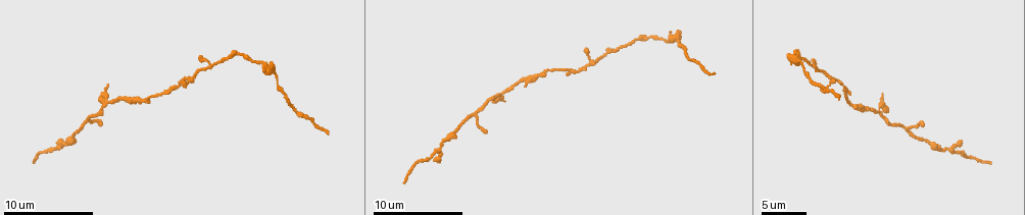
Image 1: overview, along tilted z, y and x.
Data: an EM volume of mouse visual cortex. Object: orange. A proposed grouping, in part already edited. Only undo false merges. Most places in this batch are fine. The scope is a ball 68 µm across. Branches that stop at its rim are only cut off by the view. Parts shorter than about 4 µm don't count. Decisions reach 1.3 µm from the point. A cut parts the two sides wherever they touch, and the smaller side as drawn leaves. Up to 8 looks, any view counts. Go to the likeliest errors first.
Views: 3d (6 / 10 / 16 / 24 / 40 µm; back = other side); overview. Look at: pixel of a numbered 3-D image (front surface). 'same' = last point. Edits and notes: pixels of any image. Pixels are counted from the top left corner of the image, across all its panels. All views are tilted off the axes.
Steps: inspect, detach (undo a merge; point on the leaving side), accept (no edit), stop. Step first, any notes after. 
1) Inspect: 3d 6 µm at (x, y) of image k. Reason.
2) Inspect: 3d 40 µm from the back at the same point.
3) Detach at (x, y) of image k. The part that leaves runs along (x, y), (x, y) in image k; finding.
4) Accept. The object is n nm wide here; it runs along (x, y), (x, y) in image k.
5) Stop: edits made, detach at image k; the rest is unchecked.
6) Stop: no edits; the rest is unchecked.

Inspect: 3d 10 µm at (804, 65) of image 1. Narrows sharply.

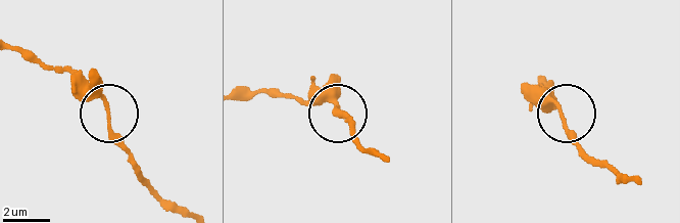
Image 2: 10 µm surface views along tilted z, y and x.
Inspect: 3d 10 µm from the back at (107, 114) of image 2.

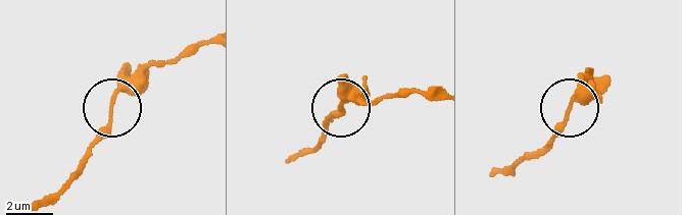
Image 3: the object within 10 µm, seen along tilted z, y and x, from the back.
Accept. The object is 150 nm wide here; it runs along (591, 68), (565, 123), (533, 154) in image 3; continuous, no second cell.

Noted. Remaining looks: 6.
Inspect: 3d 10 µm at (545, 71) of image 1. Sudden change in width.

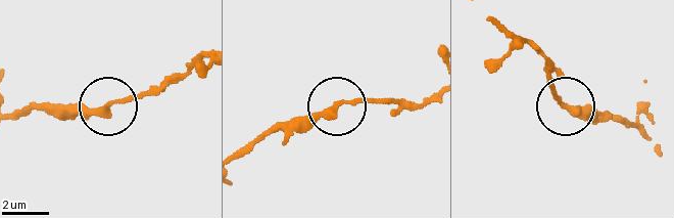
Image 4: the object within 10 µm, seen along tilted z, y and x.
Accept. The object is 280 nm wide here; it runs along (406, 100), (347, 103), (280, 123) in image 4; one cell here.

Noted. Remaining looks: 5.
Inspect: 3d 10 µm at (941, 150) of image 1. Sudden change in width.

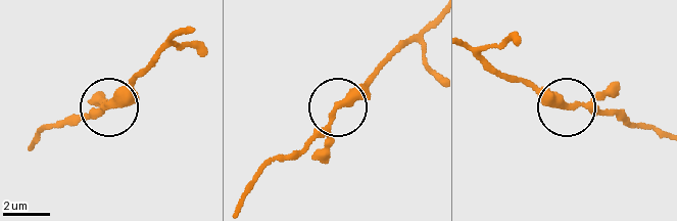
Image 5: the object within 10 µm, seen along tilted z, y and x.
Accept. It runs along (470, 45), (497, 69), (565, 102), (623, 114) in image 5; continuous, no second cell.

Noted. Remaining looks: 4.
Inspect: 3d 6 µm at (196, 73) of image 1. Thick turns thin.

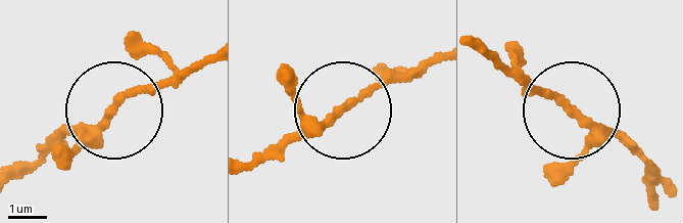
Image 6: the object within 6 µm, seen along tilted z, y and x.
Accept. It runs along (642, 173), (617, 135), (497, 70) in image 6; all the same cell.

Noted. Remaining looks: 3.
Stop: no edits; the rest is unchecked.

